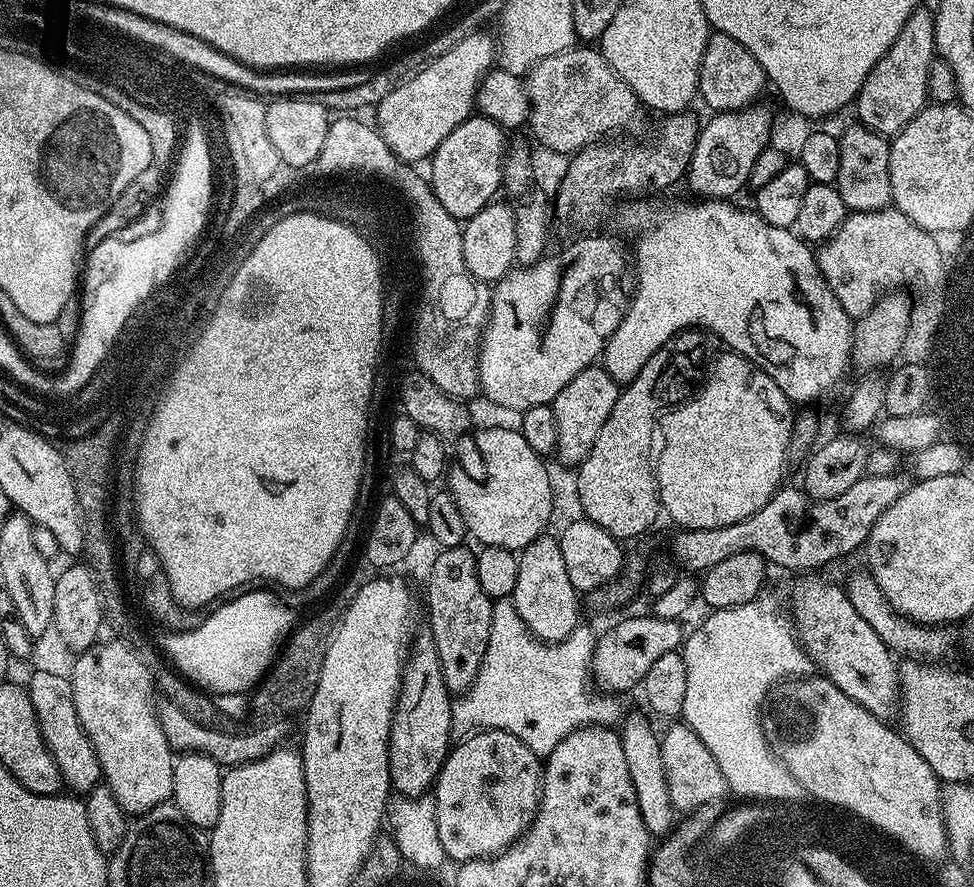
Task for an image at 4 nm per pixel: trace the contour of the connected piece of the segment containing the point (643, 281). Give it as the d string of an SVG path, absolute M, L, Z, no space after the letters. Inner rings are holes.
M636 198L624 212L624 224L636 235L636 256L634 252L634 291L630 297L627 312L625 312L618 330L608 339L608 344L602 353L602 366L616 379L616 383L623 386L628 384L654 358L654 354L667 340L685 330L707 330L716 337L717 341L724 340L731 351L739 356L744 356L750 362L765 372L776 385L784 391L786 398L793 405L812 404L819 396L828 396L844 380L848 368L852 364L852 334L854 331L854 320L842 310L842 302L834 298L834 290L822 278L820 268L816 264L813 249L804 241L793 234L791 228L779 228L770 226L766 218L762 218L759 212L748 208L735 208L728 200L701 199L700 204L659 204L656 198Z

